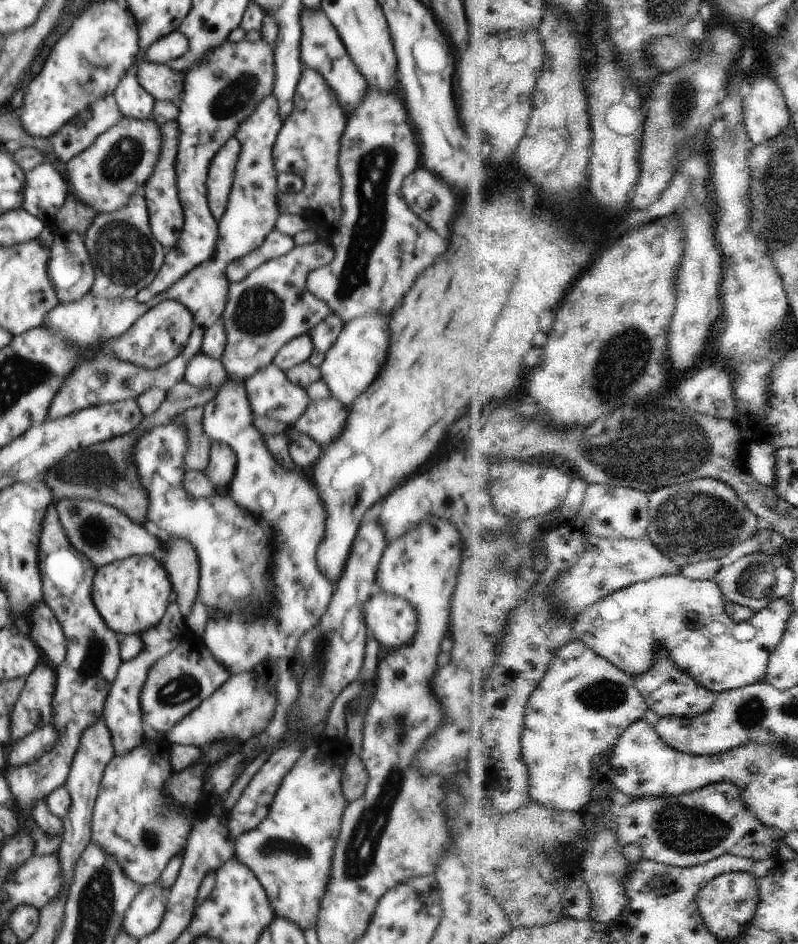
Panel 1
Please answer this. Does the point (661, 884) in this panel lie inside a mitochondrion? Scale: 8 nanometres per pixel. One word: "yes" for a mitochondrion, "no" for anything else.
yes

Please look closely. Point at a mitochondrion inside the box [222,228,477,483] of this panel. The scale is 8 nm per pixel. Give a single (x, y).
(259, 310)

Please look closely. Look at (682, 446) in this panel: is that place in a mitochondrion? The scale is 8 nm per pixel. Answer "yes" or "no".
yes

